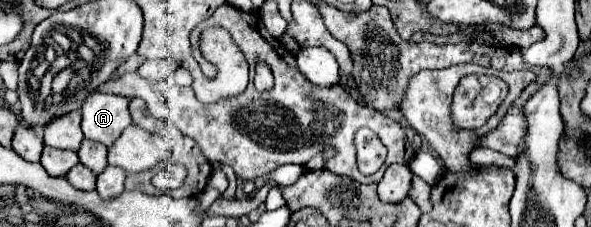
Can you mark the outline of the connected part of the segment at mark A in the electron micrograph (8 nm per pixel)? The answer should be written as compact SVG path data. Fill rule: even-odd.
M92 93L82 105L82 131L86 139L110 147L132 123L128 99L110 93Z

